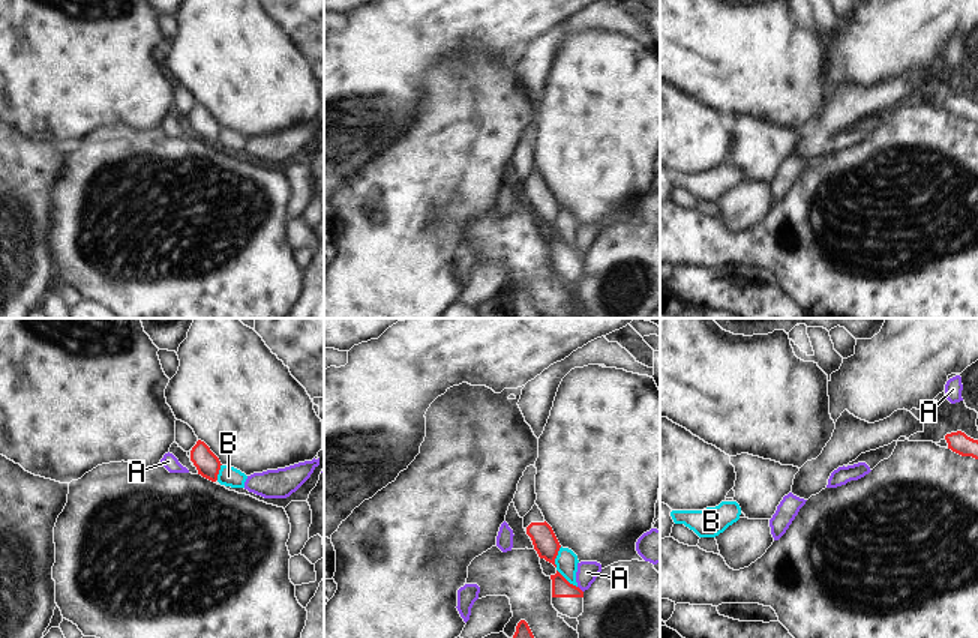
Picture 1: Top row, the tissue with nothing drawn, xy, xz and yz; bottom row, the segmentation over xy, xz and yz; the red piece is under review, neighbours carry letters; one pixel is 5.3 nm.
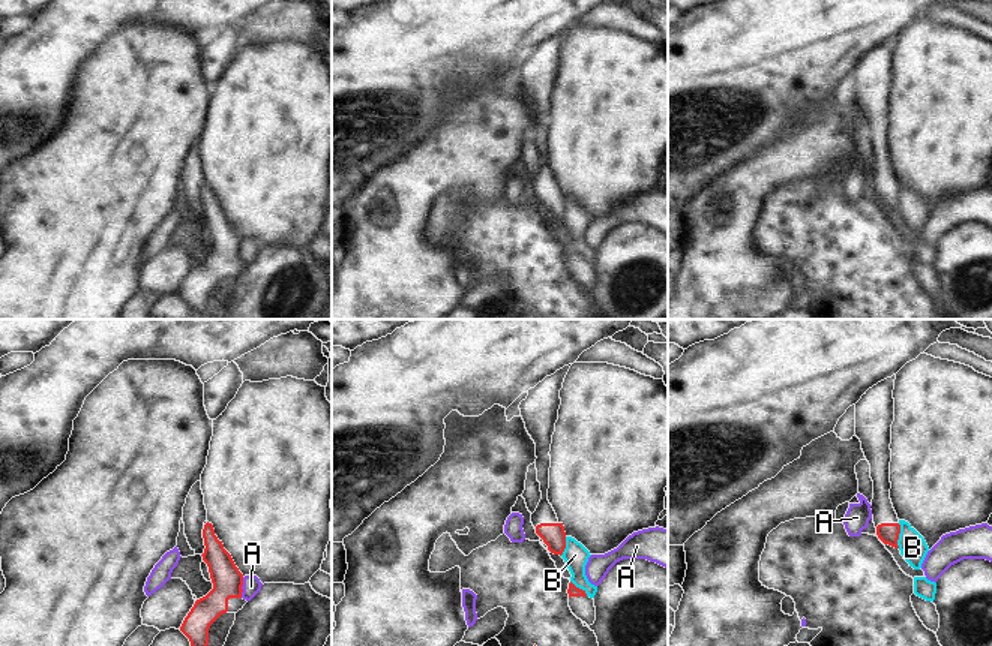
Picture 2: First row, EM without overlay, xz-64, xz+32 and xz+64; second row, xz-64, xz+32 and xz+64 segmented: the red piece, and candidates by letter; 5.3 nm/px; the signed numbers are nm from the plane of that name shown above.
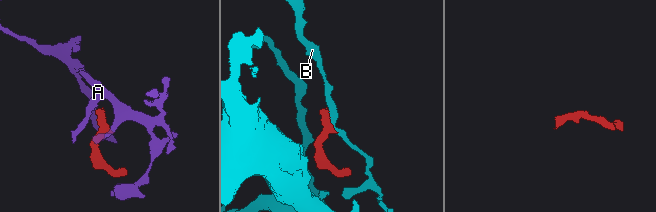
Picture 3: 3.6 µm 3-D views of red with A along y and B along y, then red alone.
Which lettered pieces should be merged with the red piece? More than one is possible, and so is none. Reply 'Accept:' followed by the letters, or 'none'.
Accept: none

